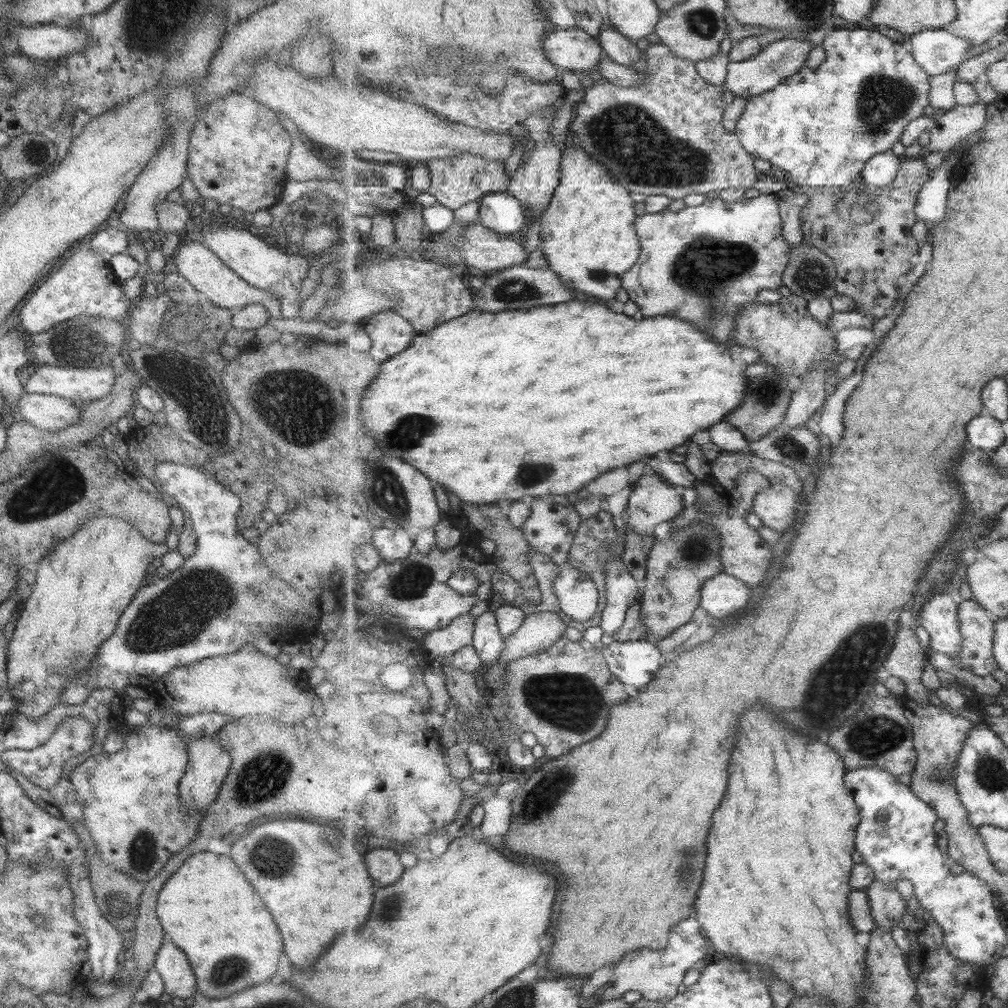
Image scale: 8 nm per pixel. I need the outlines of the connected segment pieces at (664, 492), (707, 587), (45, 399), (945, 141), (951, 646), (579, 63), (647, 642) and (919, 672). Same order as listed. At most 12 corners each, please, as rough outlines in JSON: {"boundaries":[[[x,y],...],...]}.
{"boundaries":[[[648,470],[633,487],[627,523],[655,534],[685,507],[683,488]],[[719,573],[703,585],[701,606],[715,618],[743,610],[751,590]],[[20,394],[16,411],[55,431],[81,420],[81,405],[49,394]],[[958,104],[931,128],[924,152],[954,151],[982,131],[990,107]],[[938,591],[921,610],[928,650],[956,662],[963,648],[960,604]],[[553,26],[543,46],[553,64],[589,76],[603,59],[597,38]],[[650,638],[603,647],[621,682],[643,690],[663,664]],[[901,626],[883,666],[904,681],[908,698],[931,704],[923,685],[927,650]]]}

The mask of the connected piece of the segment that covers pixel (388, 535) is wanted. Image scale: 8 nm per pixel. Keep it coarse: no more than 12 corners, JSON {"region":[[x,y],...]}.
{"region":[[377,523],[373,544],[385,562],[411,555],[413,539],[403,528]]}

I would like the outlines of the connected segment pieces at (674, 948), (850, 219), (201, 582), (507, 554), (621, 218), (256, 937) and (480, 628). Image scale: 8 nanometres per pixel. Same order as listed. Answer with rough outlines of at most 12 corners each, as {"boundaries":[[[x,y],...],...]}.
{"boundaries":[[[696,916],[679,920],[664,950],[625,955],[602,1002],[639,992],[666,1004],[689,970],[710,960]],[[922,154],[891,184],[795,187],[837,292],[880,319],[921,248]],[[171,462],[157,492],[193,555],[149,578],[59,703],[145,686],[307,616],[236,525],[241,500]],[[444,490],[444,516],[482,534],[478,548],[516,580],[530,604],[542,592],[531,546],[495,503],[474,505]],[[570,133],[539,249],[615,298],[641,258],[635,202]],[[189,855],[156,904],[203,996],[273,976],[279,930],[229,858]],[[489,609],[476,619],[473,647],[487,665],[501,658],[505,639]]]}

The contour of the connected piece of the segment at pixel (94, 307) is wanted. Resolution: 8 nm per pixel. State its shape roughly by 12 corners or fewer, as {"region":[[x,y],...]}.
{"region":[[84,248],[19,312],[31,336],[77,316],[124,322],[108,257]]}

